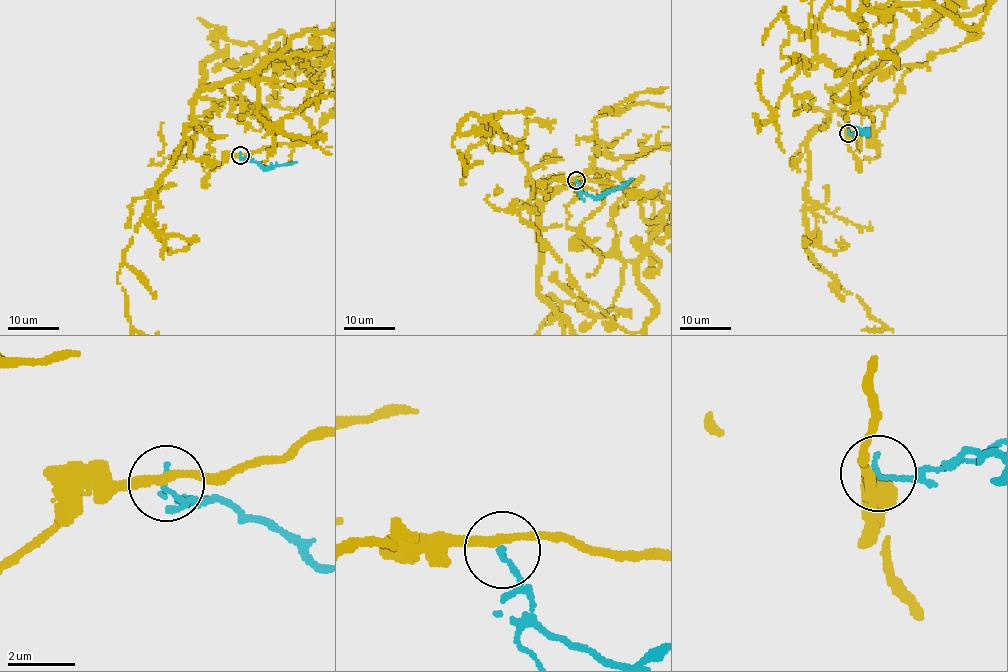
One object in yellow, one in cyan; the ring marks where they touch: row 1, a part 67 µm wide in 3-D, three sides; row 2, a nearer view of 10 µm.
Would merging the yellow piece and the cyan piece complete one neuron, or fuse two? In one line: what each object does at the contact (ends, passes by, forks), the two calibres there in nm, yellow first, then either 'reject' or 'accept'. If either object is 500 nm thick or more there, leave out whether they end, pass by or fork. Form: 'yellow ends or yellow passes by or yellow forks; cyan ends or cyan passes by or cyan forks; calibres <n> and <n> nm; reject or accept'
yellow passes by; cyan ends; calibres 280 and 160 nm; reject

